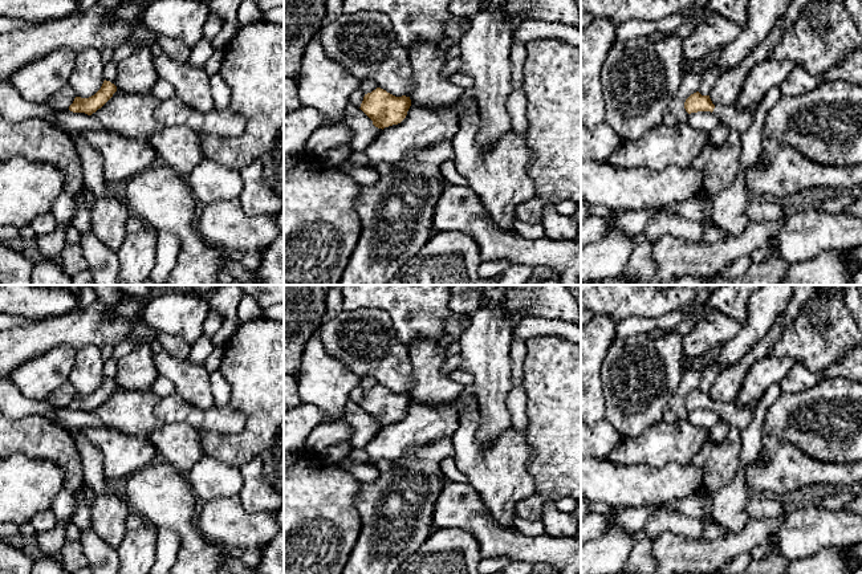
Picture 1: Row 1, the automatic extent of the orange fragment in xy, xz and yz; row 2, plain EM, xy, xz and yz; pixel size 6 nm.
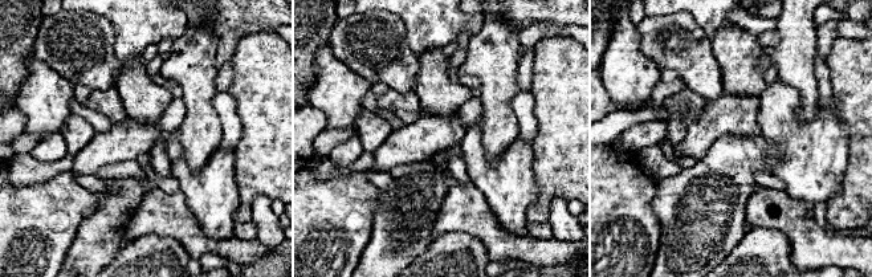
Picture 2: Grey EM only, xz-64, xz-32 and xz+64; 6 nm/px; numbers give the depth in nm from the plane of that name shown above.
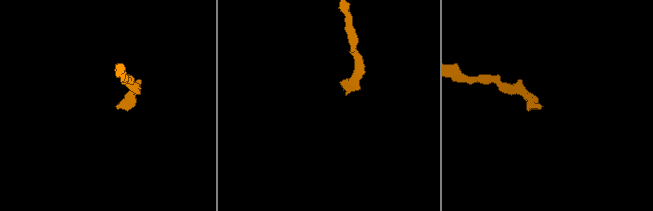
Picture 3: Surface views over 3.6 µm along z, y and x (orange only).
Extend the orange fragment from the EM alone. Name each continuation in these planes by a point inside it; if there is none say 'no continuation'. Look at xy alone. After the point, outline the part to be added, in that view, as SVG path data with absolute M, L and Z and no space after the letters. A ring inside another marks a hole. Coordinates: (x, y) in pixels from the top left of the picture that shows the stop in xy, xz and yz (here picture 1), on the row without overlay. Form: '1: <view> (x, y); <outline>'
no continuation

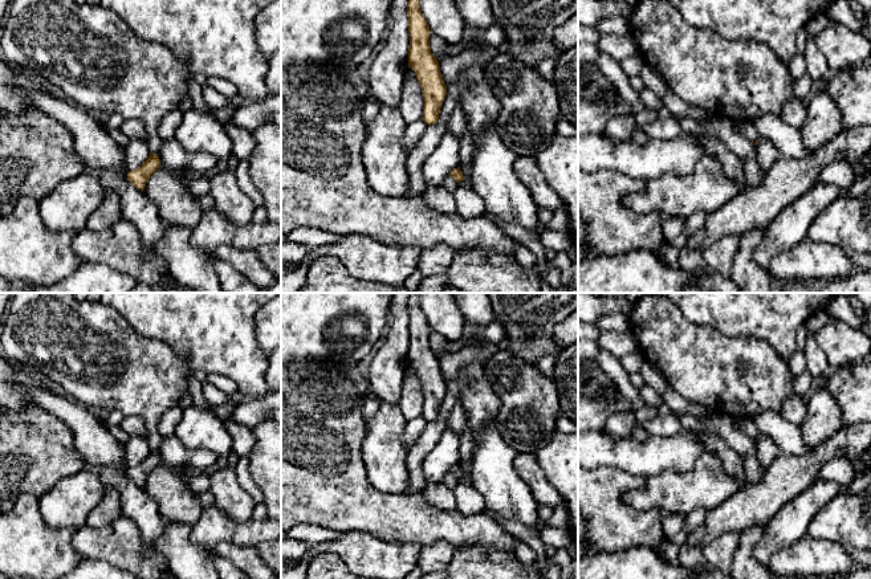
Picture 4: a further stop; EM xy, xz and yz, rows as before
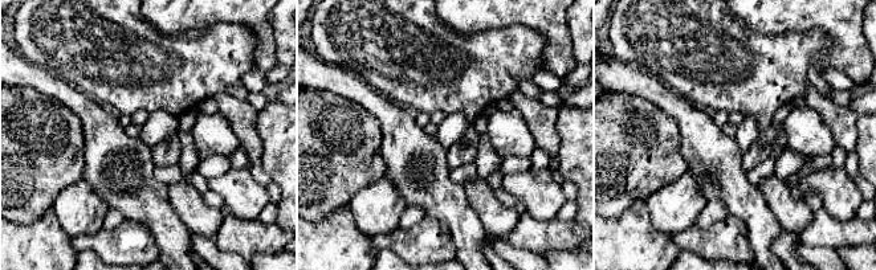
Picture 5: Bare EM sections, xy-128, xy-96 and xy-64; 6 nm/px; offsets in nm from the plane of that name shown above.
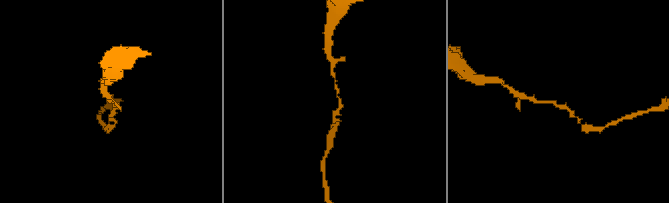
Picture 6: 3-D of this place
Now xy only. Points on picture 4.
no continuation

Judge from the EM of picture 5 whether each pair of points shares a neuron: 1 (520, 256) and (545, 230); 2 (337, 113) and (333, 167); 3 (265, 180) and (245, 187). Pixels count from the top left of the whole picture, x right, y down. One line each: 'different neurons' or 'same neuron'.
1: different neurons
2: same neuron
3: different neurons

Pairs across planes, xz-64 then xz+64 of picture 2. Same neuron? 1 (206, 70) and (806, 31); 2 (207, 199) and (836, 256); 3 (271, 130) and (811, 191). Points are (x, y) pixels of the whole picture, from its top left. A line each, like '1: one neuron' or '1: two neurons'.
1: one neuron
2: two neurons
3: two neurons

